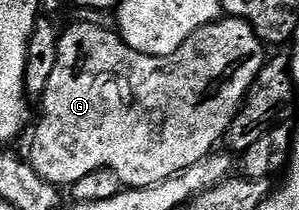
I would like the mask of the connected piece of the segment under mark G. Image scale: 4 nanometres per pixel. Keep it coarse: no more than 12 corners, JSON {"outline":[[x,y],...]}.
{"outline":[[247,20],[140,54],[58,37],[28,153],[126,188],[217,149],[268,59]]}

